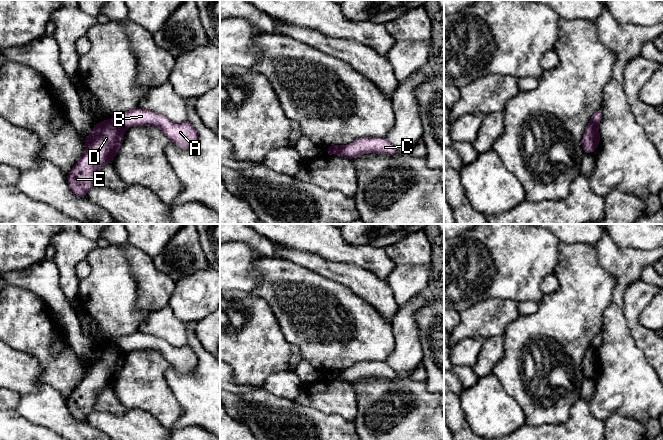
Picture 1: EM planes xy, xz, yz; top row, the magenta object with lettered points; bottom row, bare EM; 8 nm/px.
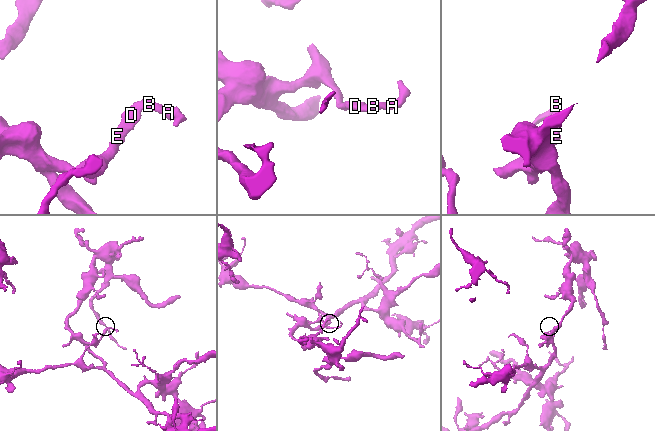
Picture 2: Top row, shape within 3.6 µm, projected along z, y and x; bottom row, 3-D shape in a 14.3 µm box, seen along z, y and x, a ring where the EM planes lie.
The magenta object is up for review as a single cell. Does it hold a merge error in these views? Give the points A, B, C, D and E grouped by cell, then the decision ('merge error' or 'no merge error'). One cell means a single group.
A B C / D E; merge error

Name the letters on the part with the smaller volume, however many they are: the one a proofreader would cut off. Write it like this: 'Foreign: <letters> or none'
Foreign: A, B, C

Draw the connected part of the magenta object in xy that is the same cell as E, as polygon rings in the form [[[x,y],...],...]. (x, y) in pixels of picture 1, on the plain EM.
[[[115,343],[96,347],[85,362],[85,376],[68,398],[68,409],[75,419],[86,421],[99,393],[113,385],[122,370],[124,355],[124,351]]]

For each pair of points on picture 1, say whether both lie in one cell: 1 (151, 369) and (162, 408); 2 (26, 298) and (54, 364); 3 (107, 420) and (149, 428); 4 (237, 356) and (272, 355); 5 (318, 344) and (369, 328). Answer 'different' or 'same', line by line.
1: same
2: same
3: same
4: same
5: same

